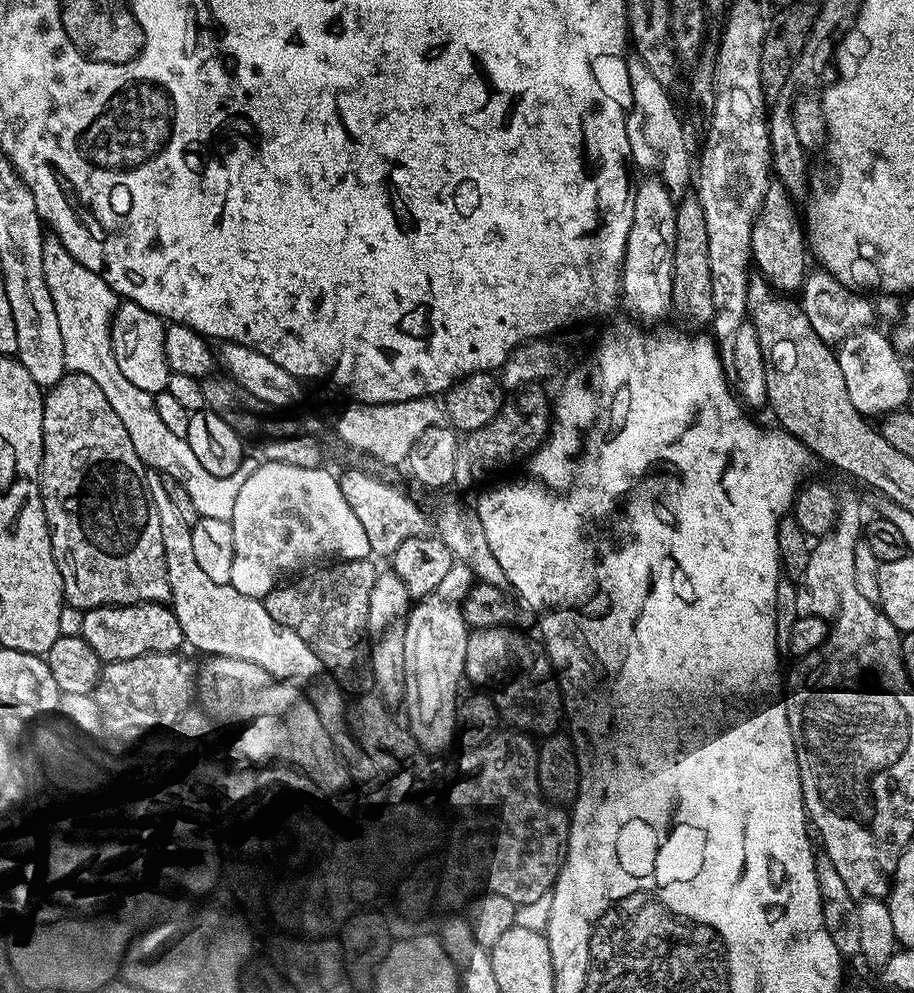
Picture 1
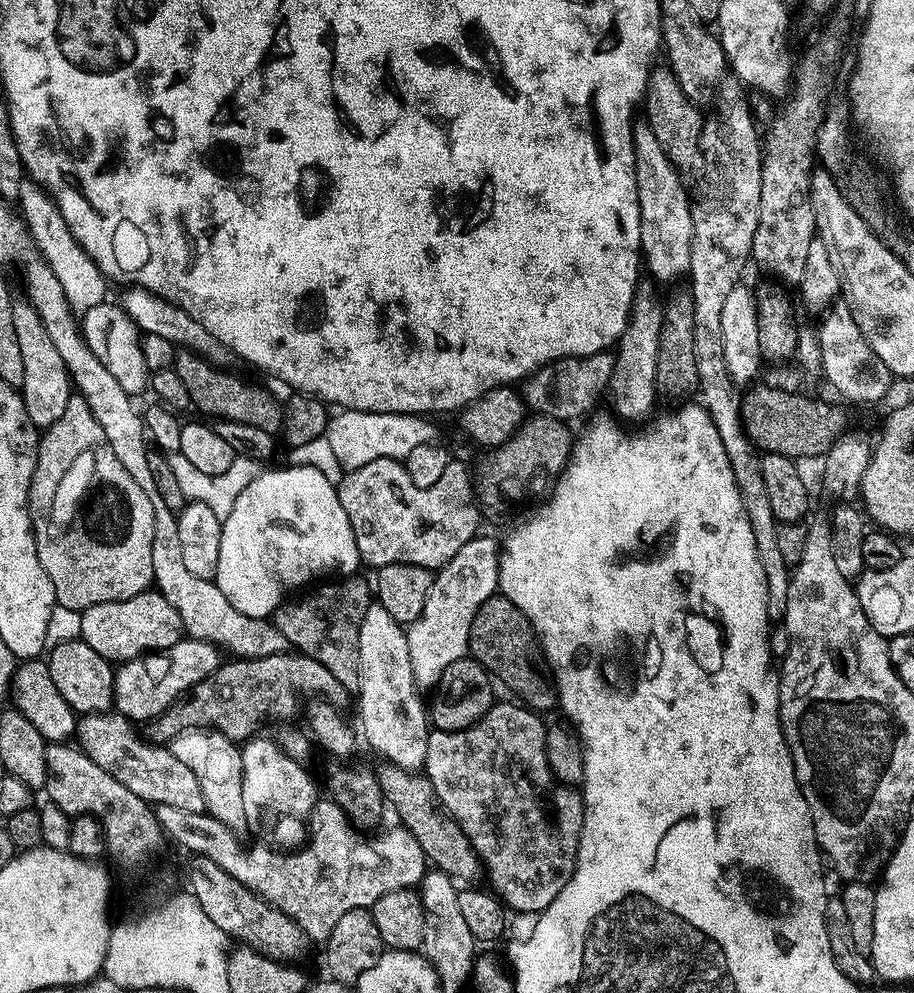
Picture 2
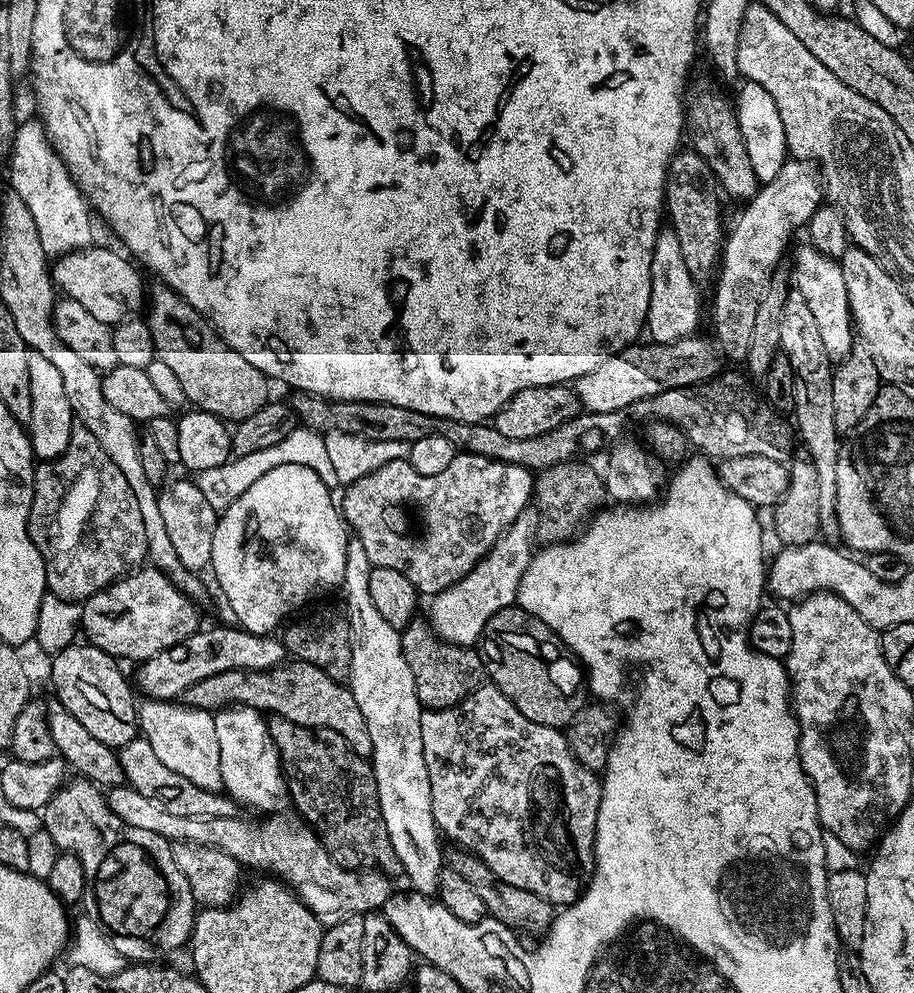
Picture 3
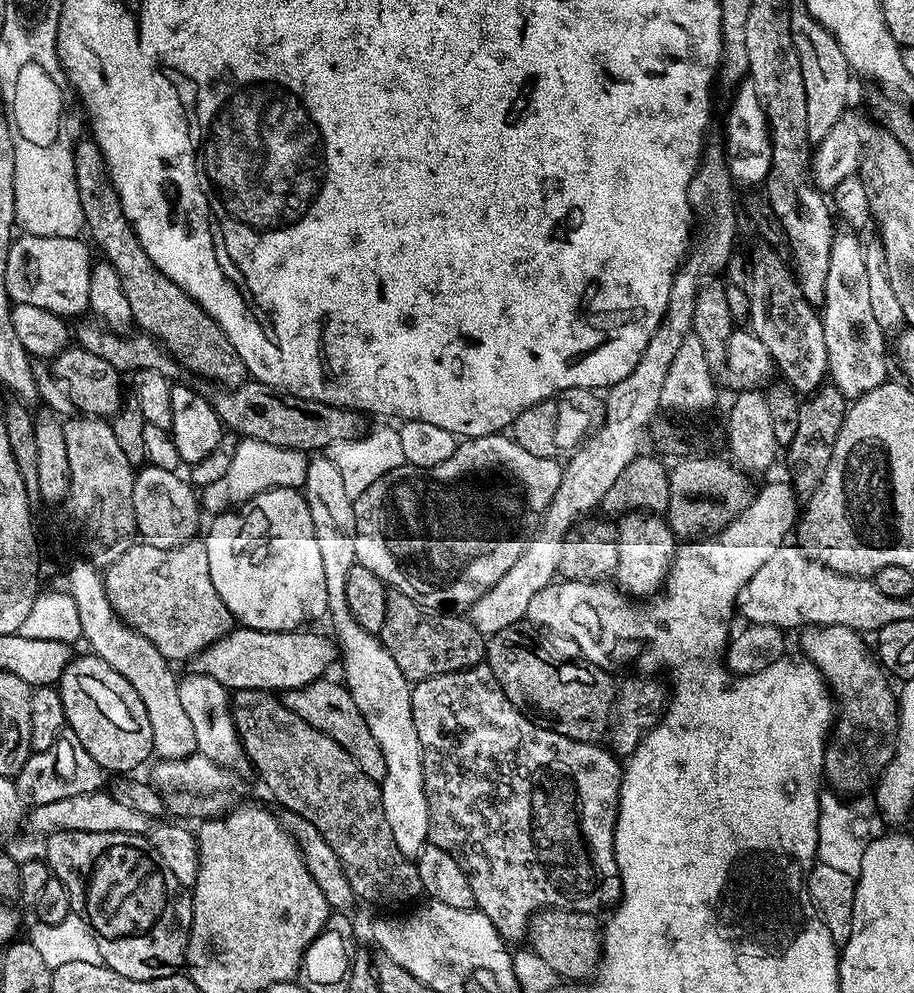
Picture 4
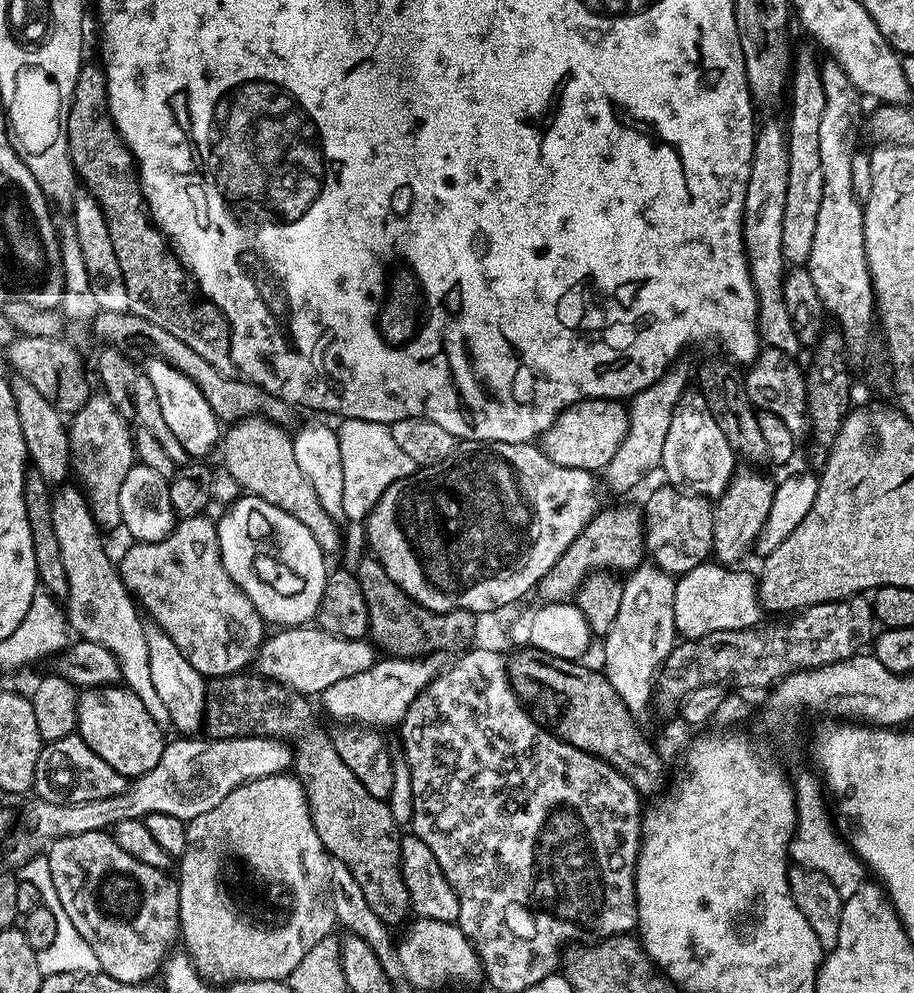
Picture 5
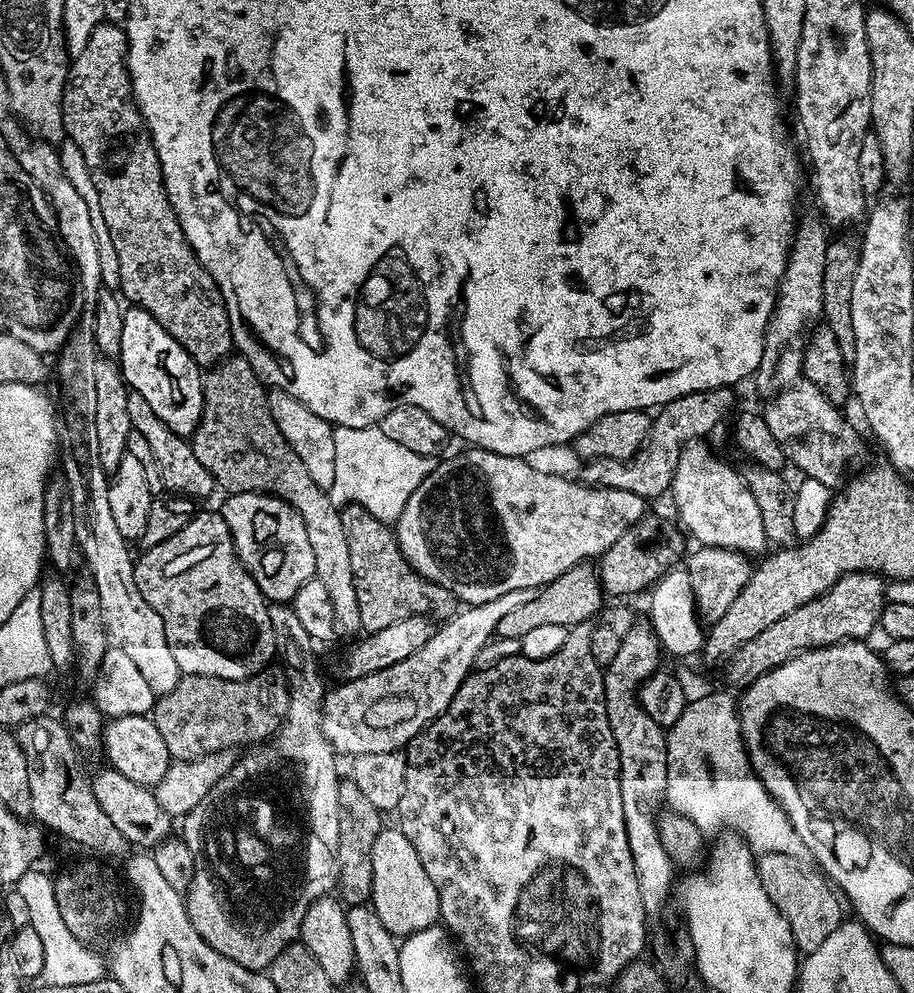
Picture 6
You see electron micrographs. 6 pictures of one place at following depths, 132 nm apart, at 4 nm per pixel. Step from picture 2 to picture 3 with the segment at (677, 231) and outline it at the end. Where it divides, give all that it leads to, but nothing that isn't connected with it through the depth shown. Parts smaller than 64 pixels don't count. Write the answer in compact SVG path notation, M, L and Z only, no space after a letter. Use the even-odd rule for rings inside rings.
M671 230L659 232L652 244L652 265L646 268L650 278L646 336L653 344L674 344L699 329L696 327L700 324L700 292L696 289L697 277L690 274L683 261L677 235Z

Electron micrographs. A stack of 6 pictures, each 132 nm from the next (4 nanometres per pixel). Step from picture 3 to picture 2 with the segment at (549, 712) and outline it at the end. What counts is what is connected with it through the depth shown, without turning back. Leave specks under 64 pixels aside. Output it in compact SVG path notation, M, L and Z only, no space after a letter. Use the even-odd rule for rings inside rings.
M493 594L479 607L470 628L469 651L485 669L493 671L493 679L511 694L511 699L520 701L525 707L538 714L544 713L554 704L554 694L544 679L534 672L530 660L530 650L526 644L535 641L532 621L522 614L522 610L503 594Z

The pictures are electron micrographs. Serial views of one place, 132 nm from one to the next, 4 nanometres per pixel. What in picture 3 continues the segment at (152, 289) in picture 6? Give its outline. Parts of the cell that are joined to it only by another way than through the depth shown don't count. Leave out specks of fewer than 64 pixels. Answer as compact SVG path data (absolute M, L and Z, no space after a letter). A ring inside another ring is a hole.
M159 286L160 288L151 289L150 292L150 304L152 300L152 309L148 312L148 318L146 317L146 325L153 336L153 345L156 348L155 359L161 360L170 366L171 373L178 378L178 383L181 387L181 394L184 400L187 400L189 396L192 398L188 401L188 404L191 405L193 409L199 410L201 412L209 412L210 414L218 417L218 419L223 422L239 422L246 418L250 418L252 414L257 414L258 410L262 410L266 407L269 397L269 383L268 376L266 374L262 374L262 370L258 370L258 366L250 366L250 362L246 362L246 358L242 358L242 354L238 354L238 350L234 350L231 346L225 342L225 340L221 340L219 336L216 335L215 331L209 326L208 322L205 319L202 319L199 312L195 310L185 310L183 307L180 308L172 308L168 312L168 304L177 303L178 297L175 292L172 291L171 288L167 286Z

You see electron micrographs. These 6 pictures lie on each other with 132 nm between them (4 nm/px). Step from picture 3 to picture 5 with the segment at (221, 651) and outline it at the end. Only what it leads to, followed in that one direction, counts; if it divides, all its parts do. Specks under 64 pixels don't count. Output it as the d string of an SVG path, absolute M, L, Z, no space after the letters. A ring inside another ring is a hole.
M309 625L288 626L275 632L278 633L275 636L269 635L256 653L255 671L261 676L294 689L300 695L321 695L328 686L341 681L342 678L350 678L351 675L368 670L376 661L375 647L367 639L338 638L337 635L332 635L328 631L322 631L319 626Z

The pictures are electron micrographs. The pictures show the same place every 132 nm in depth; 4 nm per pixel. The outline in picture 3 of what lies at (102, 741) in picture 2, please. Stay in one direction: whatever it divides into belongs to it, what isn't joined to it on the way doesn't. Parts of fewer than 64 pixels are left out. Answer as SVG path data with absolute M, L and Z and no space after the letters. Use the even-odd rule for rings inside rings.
M138 736L130 743L122 746L119 749L118 758L119 762L121 762L127 785L138 791L142 796L157 802L174 816L238 818L241 815L240 811L242 810L239 803L227 793L200 789L184 776L169 770L158 759L150 742L143 736Z

